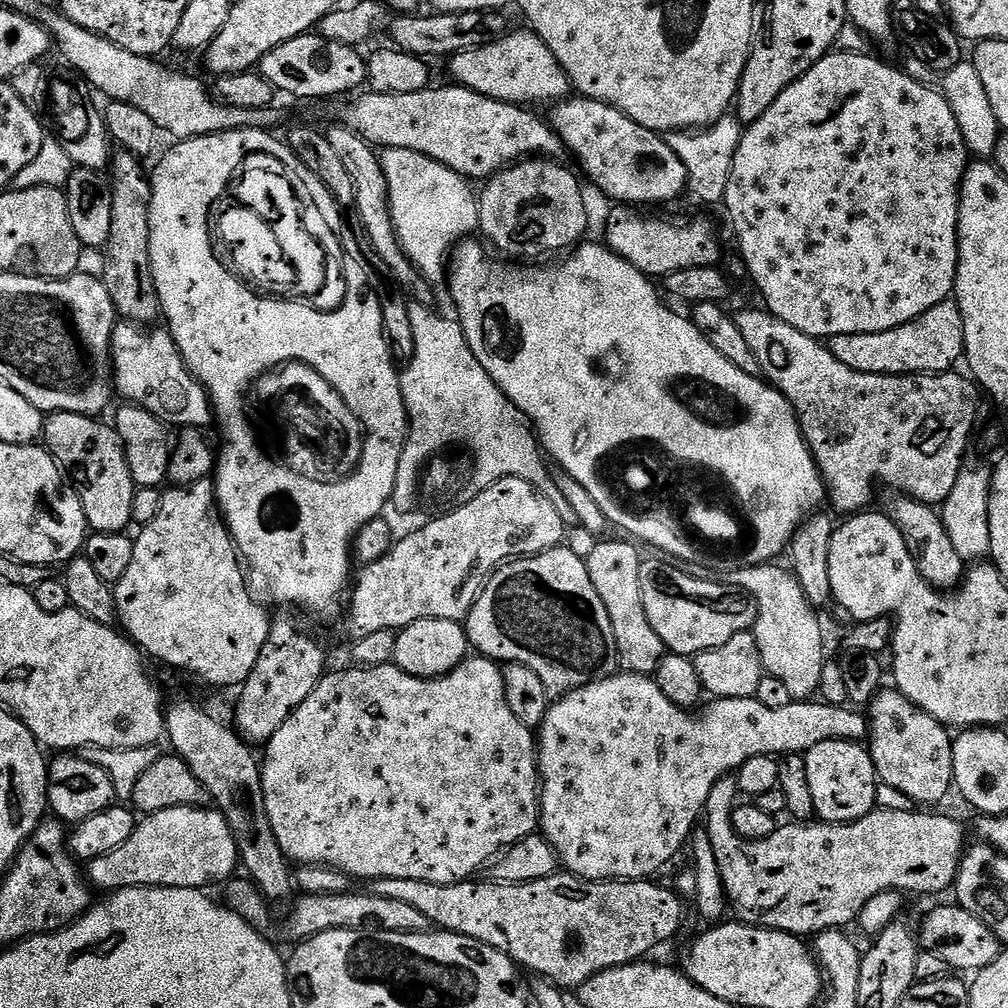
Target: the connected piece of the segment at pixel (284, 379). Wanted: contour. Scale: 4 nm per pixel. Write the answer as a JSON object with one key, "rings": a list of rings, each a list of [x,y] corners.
{"rings":[[[298,358],[289,361],[275,360],[275,363],[262,370],[259,376],[251,377],[248,384],[244,384],[244,392],[240,392],[240,408],[244,411],[244,424],[248,428],[248,433],[252,435],[252,440],[256,440],[256,448],[260,448],[260,456],[264,456],[264,460],[268,460],[268,464],[276,464],[276,468],[284,468],[284,472],[312,484],[344,484],[346,481],[352,480],[352,476],[356,476],[356,472],[359,471],[356,461],[362,450],[359,436],[359,432],[362,430],[361,420],[354,414],[351,404],[347,404],[347,396],[338,393],[338,390],[330,382],[327,382],[326,377],[319,373],[316,365],[309,364],[309,360]]]}

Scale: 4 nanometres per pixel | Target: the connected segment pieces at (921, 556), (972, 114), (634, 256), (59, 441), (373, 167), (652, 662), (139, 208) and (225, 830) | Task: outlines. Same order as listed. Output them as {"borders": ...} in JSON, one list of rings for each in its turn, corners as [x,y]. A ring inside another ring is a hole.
{"borders":[[[[896,494],[893,497],[888,505],[883,505],[882,511],[892,519],[894,526],[898,526],[906,546],[916,560],[922,578],[933,588],[955,589],[966,575],[966,561],[960,557],[958,550],[954,550],[954,542],[950,542],[950,534],[944,525],[943,515],[933,505],[924,504],[913,496]]],[[[914,54],[909,57],[904,65],[904,71],[910,78],[928,87],[933,87],[937,83],[936,80],[940,80],[939,91],[943,92],[950,102],[950,110],[954,110],[954,118],[958,118],[958,130],[962,130],[962,138],[966,142],[969,153],[976,158],[991,157],[1002,129],[998,118],[994,118],[994,110],[990,107],[990,97],[987,96],[986,89],[982,86],[982,78],[978,78],[978,70],[974,70],[970,62],[961,62],[939,76],[939,73],[920,57]]],[[[612,206],[608,212],[608,221],[604,224],[603,243],[614,254],[618,254],[630,266],[634,266],[644,276],[649,278],[663,278],[674,274],[678,270],[691,268],[710,268],[719,265],[720,236],[716,228],[708,220],[684,220],[681,224],[671,224],[668,220],[659,220],[656,216],[643,216],[643,211],[632,206]]],[[[53,412],[44,421],[42,440],[80,495],[89,529],[93,533],[124,532],[132,524],[137,487],[119,434],[111,423],[103,424],[102,421],[77,412]]],[[[347,123],[332,124],[324,132],[326,142],[338,153],[338,159],[343,163],[344,169],[350,174],[350,182],[354,182],[354,194],[356,202],[354,213],[360,219],[360,224],[364,227],[364,232],[368,235],[368,240],[372,243],[372,252],[384,263],[386,271],[392,275],[392,280],[399,291],[407,294],[415,303],[435,305],[436,296],[432,293],[433,285],[426,277],[420,273],[419,268],[415,268],[412,260],[404,252],[404,247],[396,239],[396,231],[392,225],[392,215],[388,205],[388,183],[386,174],[382,170],[380,152],[366,143],[358,133],[349,128]]],[[[611,538],[601,539],[592,548],[592,553],[587,553],[586,563],[588,566],[588,573],[590,574],[590,582],[594,582],[594,590],[598,590],[598,598],[602,598],[602,606],[606,606],[606,615],[610,617],[610,627],[614,630],[614,646],[618,650],[618,658],[620,659],[620,668],[626,672],[633,672],[639,676],[652,676],[657,671],[666,655],[666,649],[662,638],[658,638],[658,634],[654,634],[654,626],[650,626],[650,618],[646,618],[646,606],[642,606],[642,582],[640,581],[640,566],[642,563],[642,557],[640,557],[641,549],[637,547],[635,543],[629,542],[627,539],[624,540],[610,540]]],[[[123,150],[117,151],[113,155],[110,161],[110,173],[112,172],[112,184],[110,180],[110,191],[112,193],[112,217],[110,218],[110,238],[108,243],[104,245],[102,249],[102,255],[104,255],[104,272],[102,271],[102,279],[106,286],[106,294],[110,294],[110,302],[114,302],[116,307],[117,317],[123,318],[125,321],[133,321],[141,326],[150,326],[156,316],[157,318],[161,315],[160,311],[160,299],[156,293],[156,287],[154,286],[154,278],[152,277],[152,267],[150,266],[150,202],[152,201],[152,181],[149,173],[144,173],[141,157],[135,156],[133,152],[126,152]]],[[[215,807],[171,808],[145,815],[122,846],[87,861],[86,880],[93,889],[101,888],[104,894],[122,888],[204,890],[215,880],[227,881],[238,868],[239,858],[230,826]]]]}

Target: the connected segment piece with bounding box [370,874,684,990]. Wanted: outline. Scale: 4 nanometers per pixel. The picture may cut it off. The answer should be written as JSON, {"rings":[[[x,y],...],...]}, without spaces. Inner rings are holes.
{"rings":[[[557,874],[550,878],[542,878],[534,882],[526,882],[525,884],[506,884],[503,882],[493,882],[491,879],[480,880],[473,878],[471,880],[463,880],[461,884],[435,884],[434,882],[422,882],[418,878],[382,878],[381,880],[373,880],[370,884],[371,895],[378,898],[391,898],[397,902],[406,902],[409,906],[418,909],[421,914],[426,914],[426,918],[430,918],[430,922],[437,929],[445,932],[453,932],[454,934],[462,934],[466,938],[474,938],[478,943],[486,946],[494,946],[494,950],[498,950],[502,954],[506,954],[521,969],[529,968],[532,972],[537,972],[540,978],[547,983],[555,984],[561,990],[579,989],[590,978],[594,978],[594,974],[605,972],[611,968],[617,968],[623,964],[635,964],[643,961],[659,944],[664,944],[667,940],[672,940],[680,932],[680,927],[684,924],[684,904],[679,895],[671,887],[663,888],[660,884],[652,884],[651,879],[646,880],[582,880],[578,876],[571,874]]]}

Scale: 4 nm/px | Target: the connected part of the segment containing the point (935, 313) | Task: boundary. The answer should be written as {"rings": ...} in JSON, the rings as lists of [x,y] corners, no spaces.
{"rings":[[[955,299],[943,300],[918,318],[878,334],[846,334],[827,341],[828,349],[850,370],[879,376],[919,376],[951,372],[964,356],[964,323]]]}

